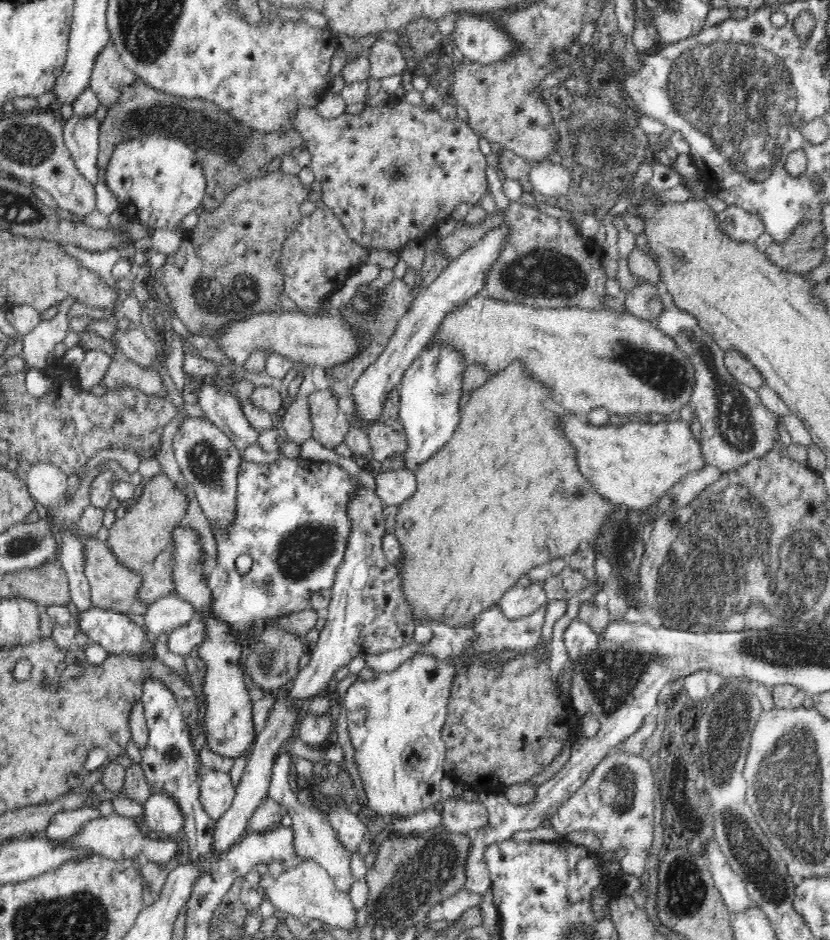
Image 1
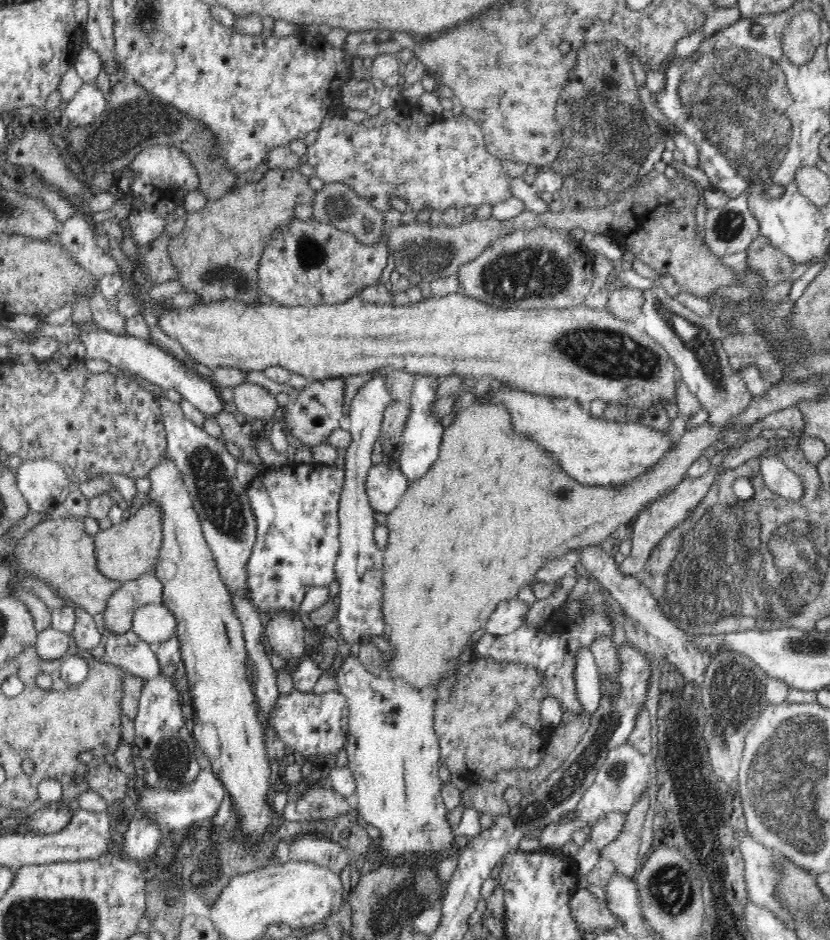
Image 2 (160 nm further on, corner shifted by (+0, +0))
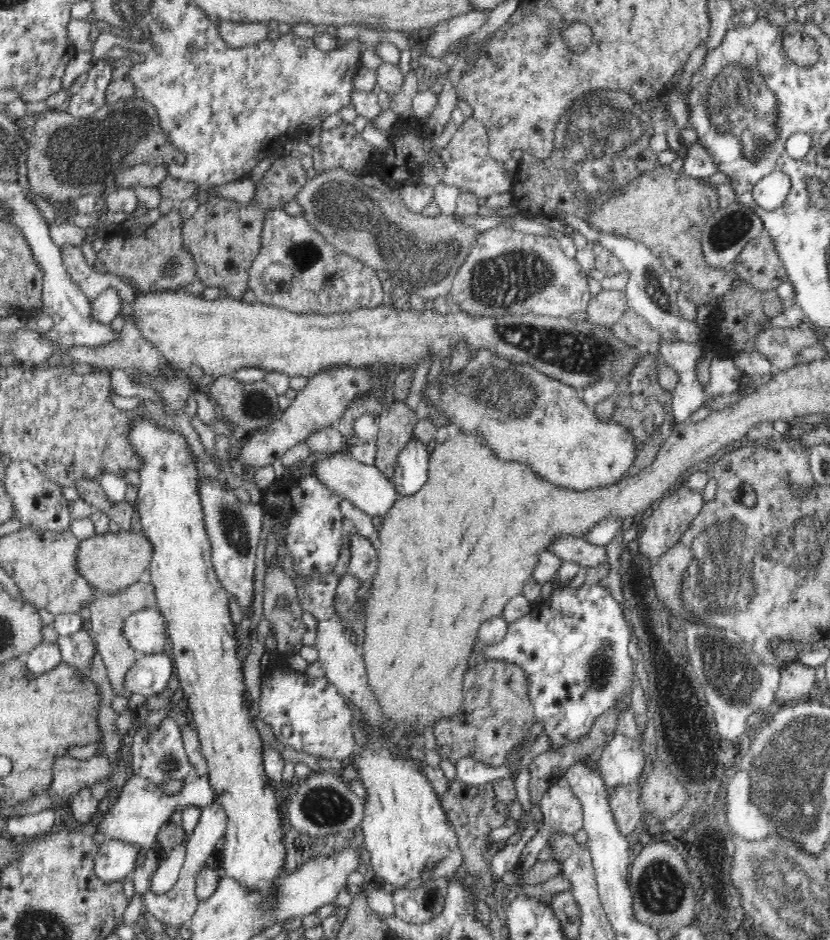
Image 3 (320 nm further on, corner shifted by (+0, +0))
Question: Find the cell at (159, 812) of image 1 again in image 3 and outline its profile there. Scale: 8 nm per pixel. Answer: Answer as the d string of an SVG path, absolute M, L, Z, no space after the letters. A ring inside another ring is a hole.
M106 840L99 846L93 871L104 883L118 883L135 870L139 850L123 840Z

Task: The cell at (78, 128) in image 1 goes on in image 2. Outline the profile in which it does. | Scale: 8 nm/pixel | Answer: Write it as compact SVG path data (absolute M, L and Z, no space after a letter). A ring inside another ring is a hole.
M95 81L83 82L74 97L66 104L66 116L74 128L84 128L94 124L106 108L104 94L98 89Z

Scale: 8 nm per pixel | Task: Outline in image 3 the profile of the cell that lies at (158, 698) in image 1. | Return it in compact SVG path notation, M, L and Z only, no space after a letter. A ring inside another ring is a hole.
M170 716L153 727L135 728L134 744L132 744L132 764L134 774L143 776L146 780L158 785L164 781L191 778L194 768L186 755L182 743L182 731Z

